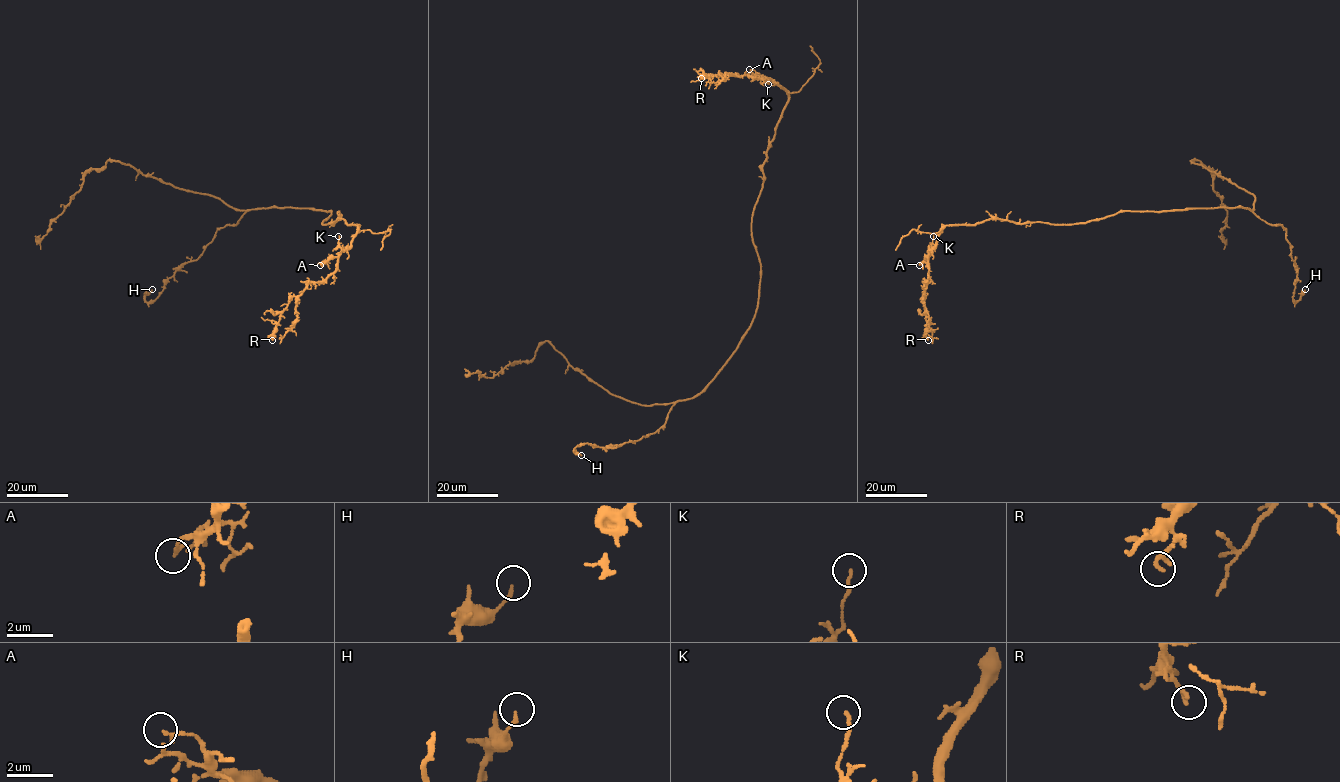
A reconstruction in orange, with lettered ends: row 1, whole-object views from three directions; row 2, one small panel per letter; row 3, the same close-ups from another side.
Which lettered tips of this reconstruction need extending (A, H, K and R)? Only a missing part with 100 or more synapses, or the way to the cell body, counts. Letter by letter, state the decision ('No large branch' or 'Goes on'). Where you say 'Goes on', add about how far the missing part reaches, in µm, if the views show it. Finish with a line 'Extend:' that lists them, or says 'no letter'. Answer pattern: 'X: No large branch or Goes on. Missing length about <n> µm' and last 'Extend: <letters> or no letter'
A: No large branch
H: No large branch
K: No large branch
R: No large branch
Extend: no letter

